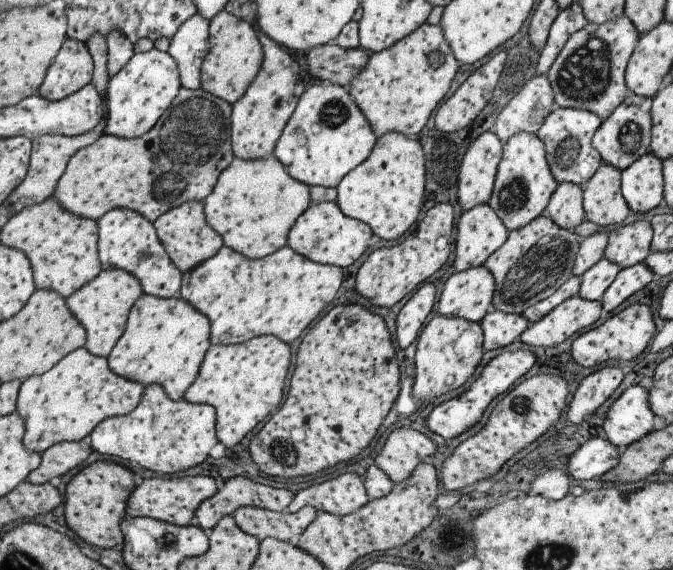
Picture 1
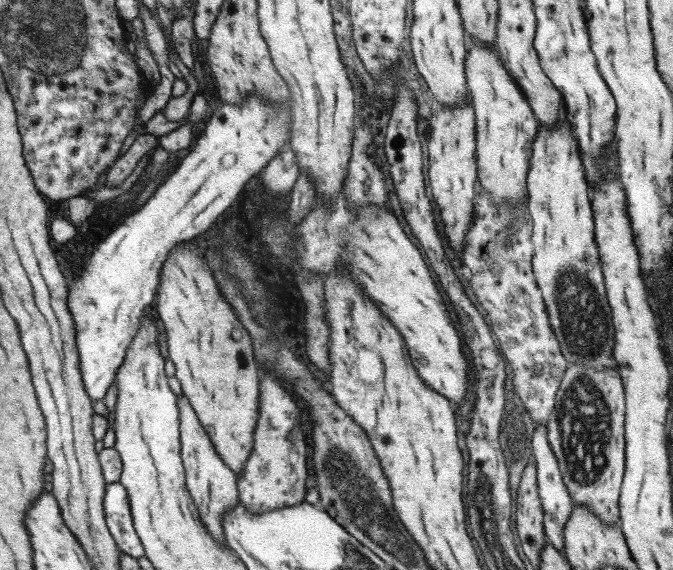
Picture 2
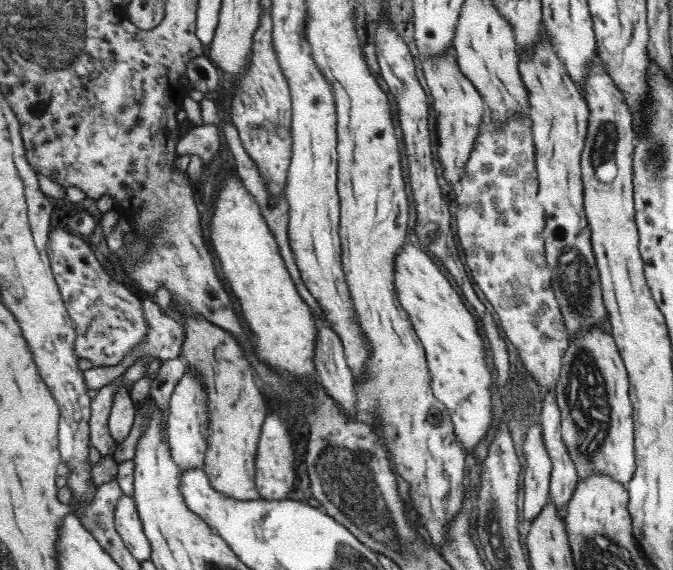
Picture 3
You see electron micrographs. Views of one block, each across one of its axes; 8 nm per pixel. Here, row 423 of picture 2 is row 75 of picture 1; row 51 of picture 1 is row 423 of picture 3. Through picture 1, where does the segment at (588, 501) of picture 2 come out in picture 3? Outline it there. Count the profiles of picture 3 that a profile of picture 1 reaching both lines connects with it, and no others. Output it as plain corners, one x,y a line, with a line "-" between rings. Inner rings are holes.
609,322
591,325
587,332
568,339
567,349
561,359
559,378
553,387
555,403
561,412
561,438
569,459
575,465
577,480
593,473
603,473
626,486
633,477
633,419
631,401
628,397
628,378
615,341
609,335

